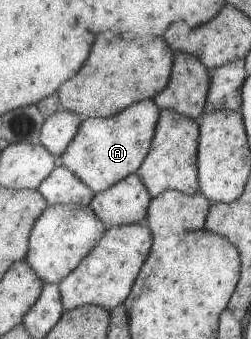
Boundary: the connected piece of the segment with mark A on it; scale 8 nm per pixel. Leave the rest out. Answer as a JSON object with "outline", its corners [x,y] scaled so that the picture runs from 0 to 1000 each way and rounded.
{"outline":[[[574,292],[430,348],[335,348],[307,404],[231,466],[235,484],[275,490],[382,572],[446,555],[550,507],[550,493],[594,448],[633,324],[610,292]]]}

